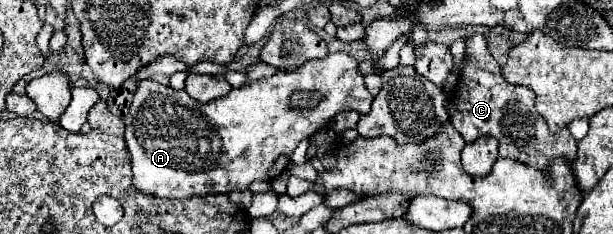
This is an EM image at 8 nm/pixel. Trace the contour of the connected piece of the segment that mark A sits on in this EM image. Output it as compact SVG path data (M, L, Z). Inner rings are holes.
M329 53L323 59L303 63L295 71L279 71L271 77L245 83L243 87L209 103L198 103L189 99L185 91L175 91L169 85L145 79L139 83L131 109L125 117L125 141L133 165L133 185L147 195L163 199L245 191L255 179L269 181L281 175L295 147L305 137L327 127L337 113L357 111L367 115L371 111L371 103L373 95L365 87L359 63L347 53Z

